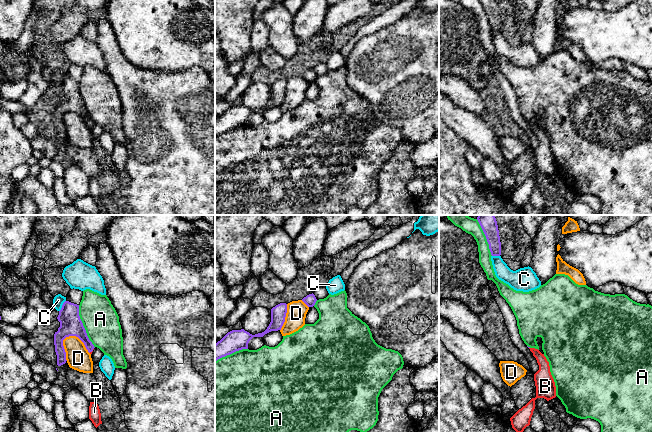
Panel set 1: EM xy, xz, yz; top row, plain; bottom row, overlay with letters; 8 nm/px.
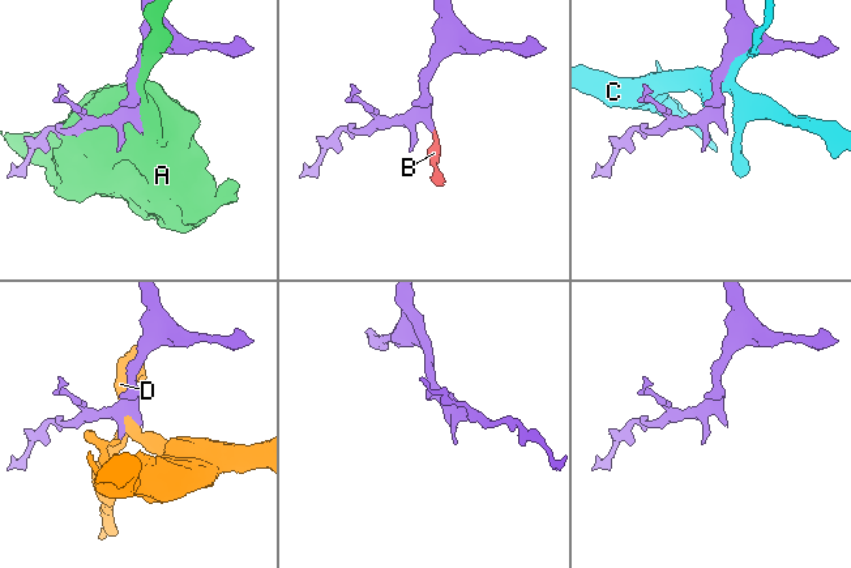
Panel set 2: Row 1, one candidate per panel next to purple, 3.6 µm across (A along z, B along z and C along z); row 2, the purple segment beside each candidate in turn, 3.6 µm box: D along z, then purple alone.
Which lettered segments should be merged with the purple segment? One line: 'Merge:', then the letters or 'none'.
Merge: B

